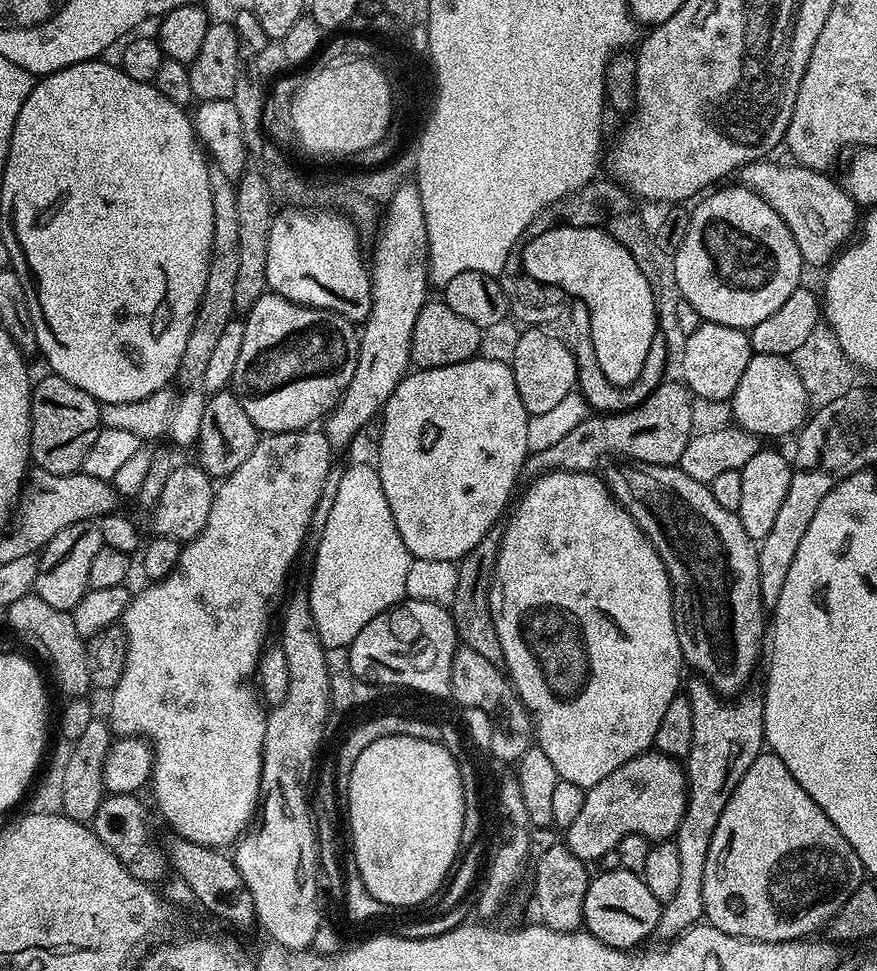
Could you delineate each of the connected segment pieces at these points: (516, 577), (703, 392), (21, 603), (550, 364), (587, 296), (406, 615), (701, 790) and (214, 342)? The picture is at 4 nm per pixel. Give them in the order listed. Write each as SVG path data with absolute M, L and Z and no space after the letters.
M557 470L536 477L527 487L524 497L515 501L516 509L514 504L512 517L511 512L507 517L508 524L503 525L504 537L490 586L490 614L494 618L494 630L498 630L498 642L502 642L503 667L534 721L535 743L546 750L561 780L574 782L574 786L582 786L587 790L602 782L602 778L614 774L614 770L630 762L630 758L640 756L655 745L658 725L666 714L666 706L670 706L672 699L681 691L682 657L672 613L672 583L658 550L654 550L634 518L630 518L626 509L614 499L599 475Z
M702 322L694 334L687 336L679 371L684 374L683 383L693 397L701 401L731 401L738 378L742 378L742 370L746 370L746 362L750 362L753 354L745 329Z
M33 594L18 598L18 602L6 610L6 616L9 626L13 628L11 631L20 640L24 639L38 655L45 656L52 663L52 676L57 686L65 692L65 697L84 698L89 695L92 679L88 665L88 645L85 637L74 630L71 612L54 610L54 606L49 606L47 602L42 602L40 596Z
M532 326L521 331L518 347L514 349L514 358L510 361L514 374L514 386L518 386L518 398L522 398L522 406L526 406L529 416L546 414L557 402L562 402L566 394L576 388L576 360L566 350L559 335L552 336L540 326Z
M603 227L551 228L544 234L531 237L523 245L522 271L538 282L561 288L569 297L581 300L586 306L590 314L594 354L598 358L598 366L602 366L602 374L610 384L627 388L639 381L646 354L650 354L650 346L658 335L654 295L642 270L622 242L616 241Z
M407 598L400 601L399 604L388 608L382 614L378 614L378 618L370 618L370 622L366 622L366 626L362 626L358 638L354 638L354 642L349 644L346 649L348 655L348 668L360 680L365 680L365 685L376 686L372 684L397 684L400 688L413 688L416 692L425 692L428 696L445 696L447 697L452 691L452 683L450 682L450 670L454 662L454 654L458 647L458 637L456 635L456 627L454 626L454 618L449 609L442 606L434 606L434 602L418 602L417 600L409 600Z
M692 679L696 680L686 684L690 710L694 713L694 742L686 757L688 805L674 837L680 855L682 883L675 898L663 905L658 918L654 936L660 942L671 942L688 928L701 923L704 914L702 882L710 838L714 838L714 829L718 827L718 818L722 818L722 810L726 810L726 802L730 802L730 794L734 794L754 758L766 748L764 698L759 691L748 690L735 698L725 698L714 691L707 680Z
M212 162L208 165L210 178L210 202L214 202L214 238L210 250L210 262L206 270L206 290L202 290L200 305L194 318L194 326L190 330L190 338L186 338L186 350L182 350L179 379L203 381L206 366L210 366L210 357L218 347L222 334L226 334L226 326L237 315L234 306L234 289L238 279L240 264L240 246L238 246L238 194L236 180L222 170L222 166Z

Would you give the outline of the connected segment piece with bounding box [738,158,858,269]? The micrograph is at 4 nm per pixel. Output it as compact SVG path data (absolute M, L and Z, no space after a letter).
M772 158L755 160L753 164L747 164L740 169L739 183L743 187L757 192L762 199L770 202L770 206L774 206L774 210L778 210L778 218L782 218L782 222L786 222L790 234L794 234L794 242L798 242L798 250L802 254L805 265L812 267L813 264L814 267L823 269L831 264L836 258L836 253L857 235L858 216L856 220L856 211L858 211L858 205L843 186L837 181L835 184L831 180L831 175L828 172L815 172L814 169L803 168L795 162L787 163L775 164Z

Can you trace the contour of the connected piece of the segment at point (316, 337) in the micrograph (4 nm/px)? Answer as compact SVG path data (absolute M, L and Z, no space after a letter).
M271 290L260 296L258 302L254 302L254 306L248 309L243 317L243 321L242 351L238 354L238 366L234 366L230 388L231 391L235 392L238 402L242 402L242 410L246 410L246 414L250 417L250 422L254 422L254 426L261 433L271 434L274 432L293 432L299 428L307 428L323 421L328 413L340 403L344 396L344 391L350 386L350 378L354 378L356 373L358 354L360 353L360 332L357 325L353 321L347 320L342 314L331 312L330 310L322 310L321 308L311 308L305 304L295 304Z

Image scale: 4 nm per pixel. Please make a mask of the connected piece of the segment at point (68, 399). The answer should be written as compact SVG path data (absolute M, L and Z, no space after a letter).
M47 374L32 386L32 455L31 463L50 474L74 474L81 471L83 459L102 429L101 403L86 390L78 390L66 378Z

